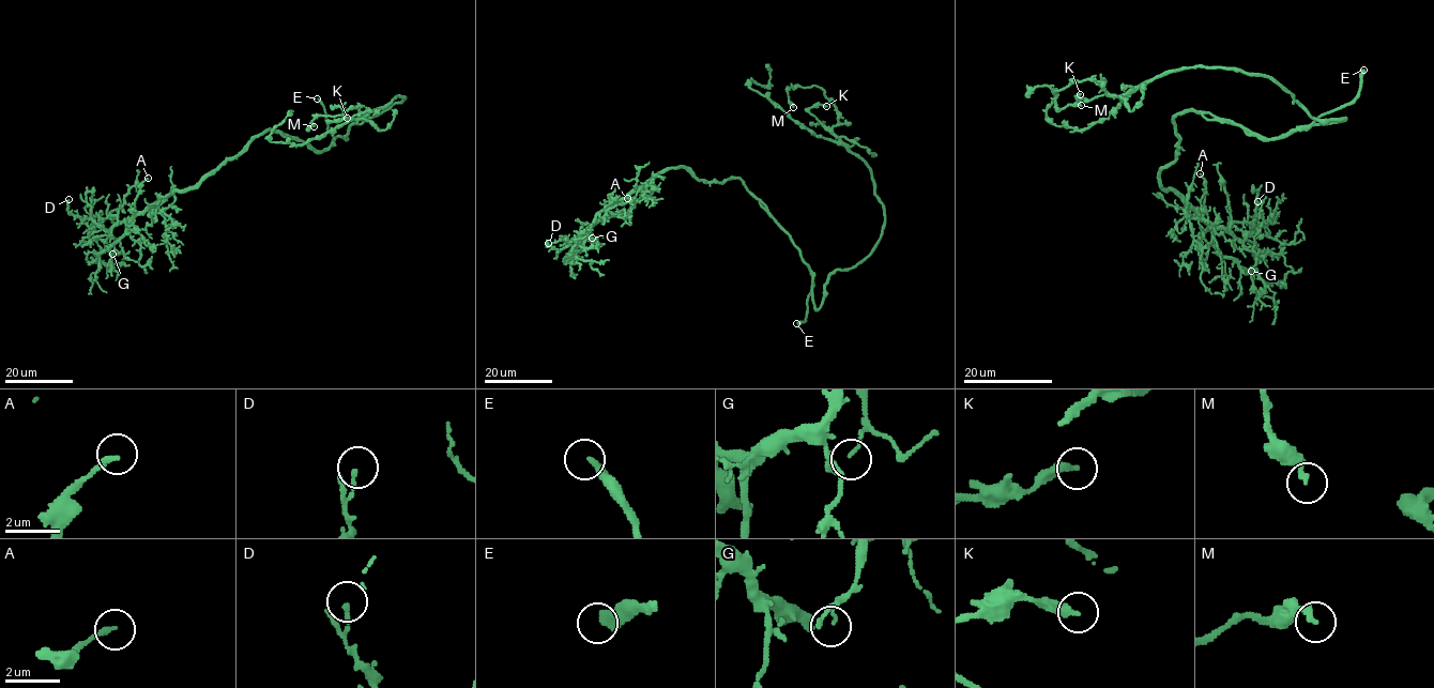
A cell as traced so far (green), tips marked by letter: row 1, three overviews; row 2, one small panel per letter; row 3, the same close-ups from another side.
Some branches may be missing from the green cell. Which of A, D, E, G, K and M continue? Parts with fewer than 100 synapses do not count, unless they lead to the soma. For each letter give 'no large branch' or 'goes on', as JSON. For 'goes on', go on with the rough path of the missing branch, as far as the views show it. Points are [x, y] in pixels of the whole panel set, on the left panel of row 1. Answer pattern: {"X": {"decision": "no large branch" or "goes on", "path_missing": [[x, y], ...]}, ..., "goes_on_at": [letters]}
{"A": {"decision": "no large branch"}, "D": {"decision": "no large branch"}, "E": {"decision": "goes on", "path_missing": [[317, 98], [316, 80]]}, "G": {"decision": "no large branch"}, "K": {"decision": "no large branch"}, "M": {"decision": "no large branch"}, "goes_on_at": ["E"]}

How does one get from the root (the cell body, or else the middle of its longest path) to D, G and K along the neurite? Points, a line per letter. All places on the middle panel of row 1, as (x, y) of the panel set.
D: (812, 284), (801, 250), (740, 179), (704, 182), (683, 167), (630, 190), (566, 247), (548, 243)
G: (812, 284), (790, 235), (737, 178), (704, 182), (683, 167), (664, 169), (619, 199), (591, 226), (592, 238)
K: (812, 284), (818, 309), (827, 277), (856, 266), (870, 253), (885, 220), (869, 167), (809, 112), (826, 106)

